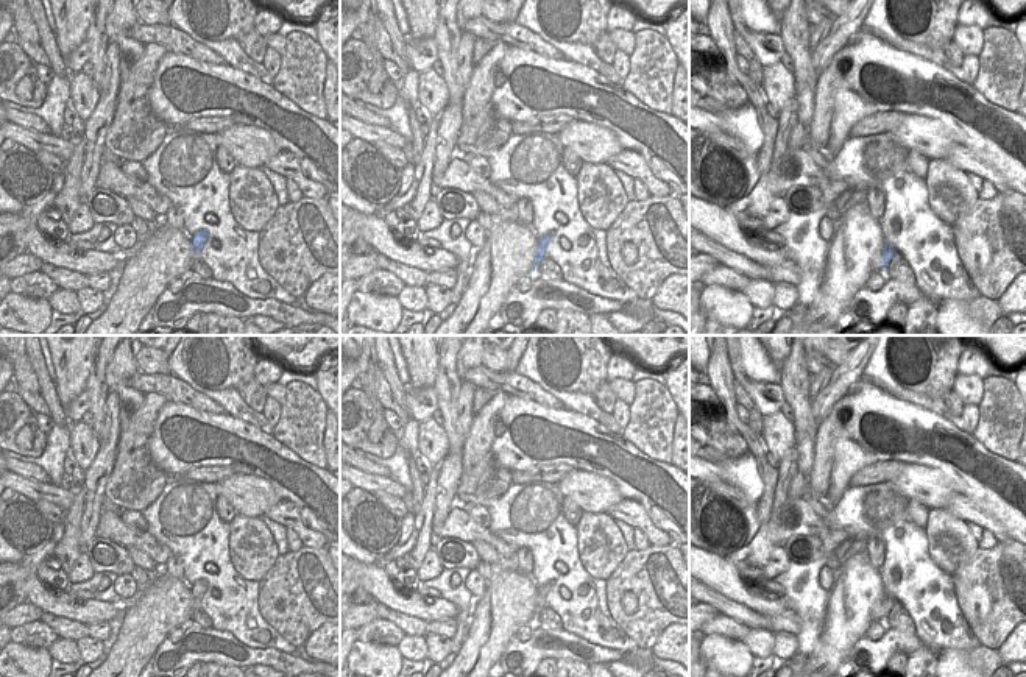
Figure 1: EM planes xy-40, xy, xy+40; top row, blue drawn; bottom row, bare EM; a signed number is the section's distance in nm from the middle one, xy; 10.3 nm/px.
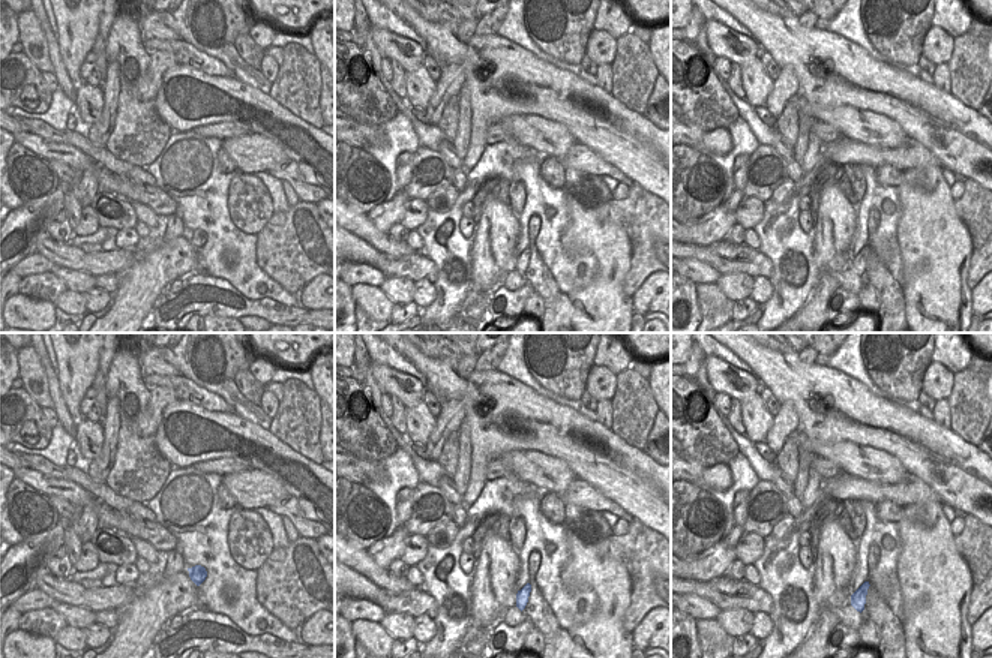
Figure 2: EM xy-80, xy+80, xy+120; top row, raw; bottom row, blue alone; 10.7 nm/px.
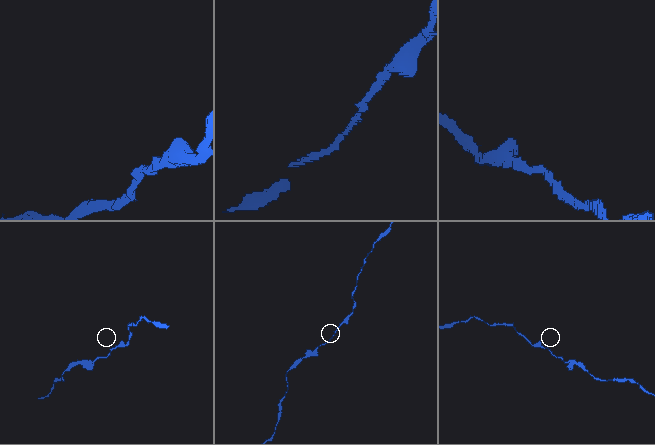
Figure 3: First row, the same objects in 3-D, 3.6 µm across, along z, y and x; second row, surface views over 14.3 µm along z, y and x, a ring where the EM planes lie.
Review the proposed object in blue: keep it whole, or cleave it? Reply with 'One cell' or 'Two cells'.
One cell

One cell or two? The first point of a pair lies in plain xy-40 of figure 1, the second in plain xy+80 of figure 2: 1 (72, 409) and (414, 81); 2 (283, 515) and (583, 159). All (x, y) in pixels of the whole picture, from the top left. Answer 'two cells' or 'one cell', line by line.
1: two cells
2: one cell

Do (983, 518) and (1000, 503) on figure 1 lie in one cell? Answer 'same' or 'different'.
different

